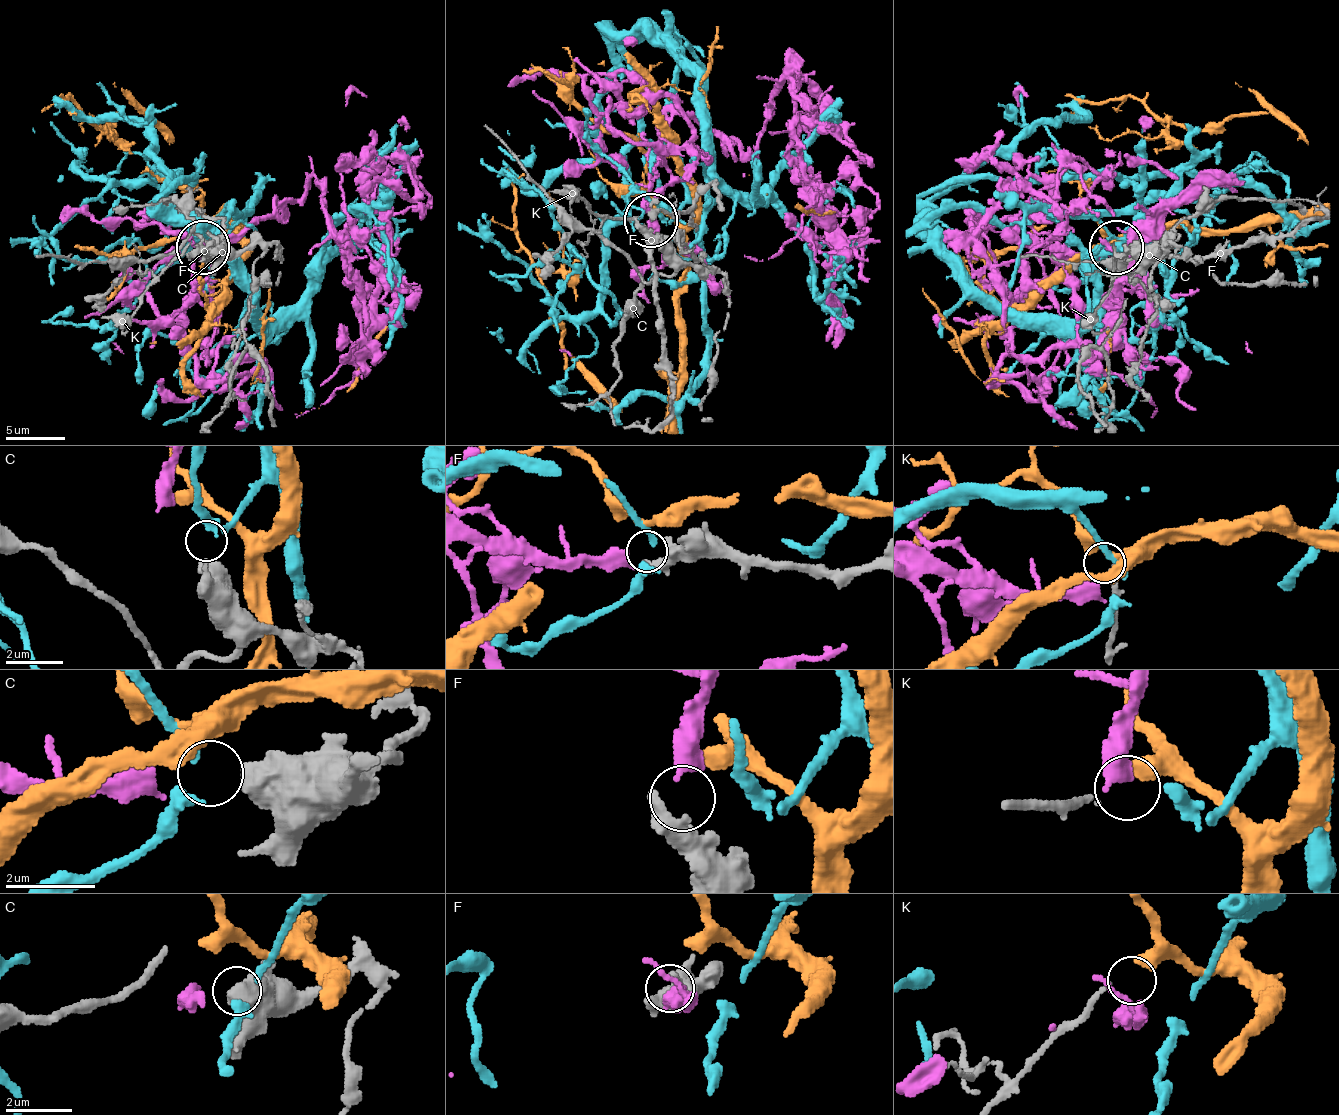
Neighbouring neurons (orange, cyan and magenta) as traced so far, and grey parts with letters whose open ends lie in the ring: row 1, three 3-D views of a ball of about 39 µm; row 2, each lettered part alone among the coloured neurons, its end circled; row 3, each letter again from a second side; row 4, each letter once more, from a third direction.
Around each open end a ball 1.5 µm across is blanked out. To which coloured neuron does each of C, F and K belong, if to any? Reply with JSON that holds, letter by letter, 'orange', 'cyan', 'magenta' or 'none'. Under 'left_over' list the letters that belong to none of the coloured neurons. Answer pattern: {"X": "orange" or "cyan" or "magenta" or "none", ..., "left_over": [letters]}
{"C": "none", "F": "magenta", "K": "orange", "left_over": ["C"]}

